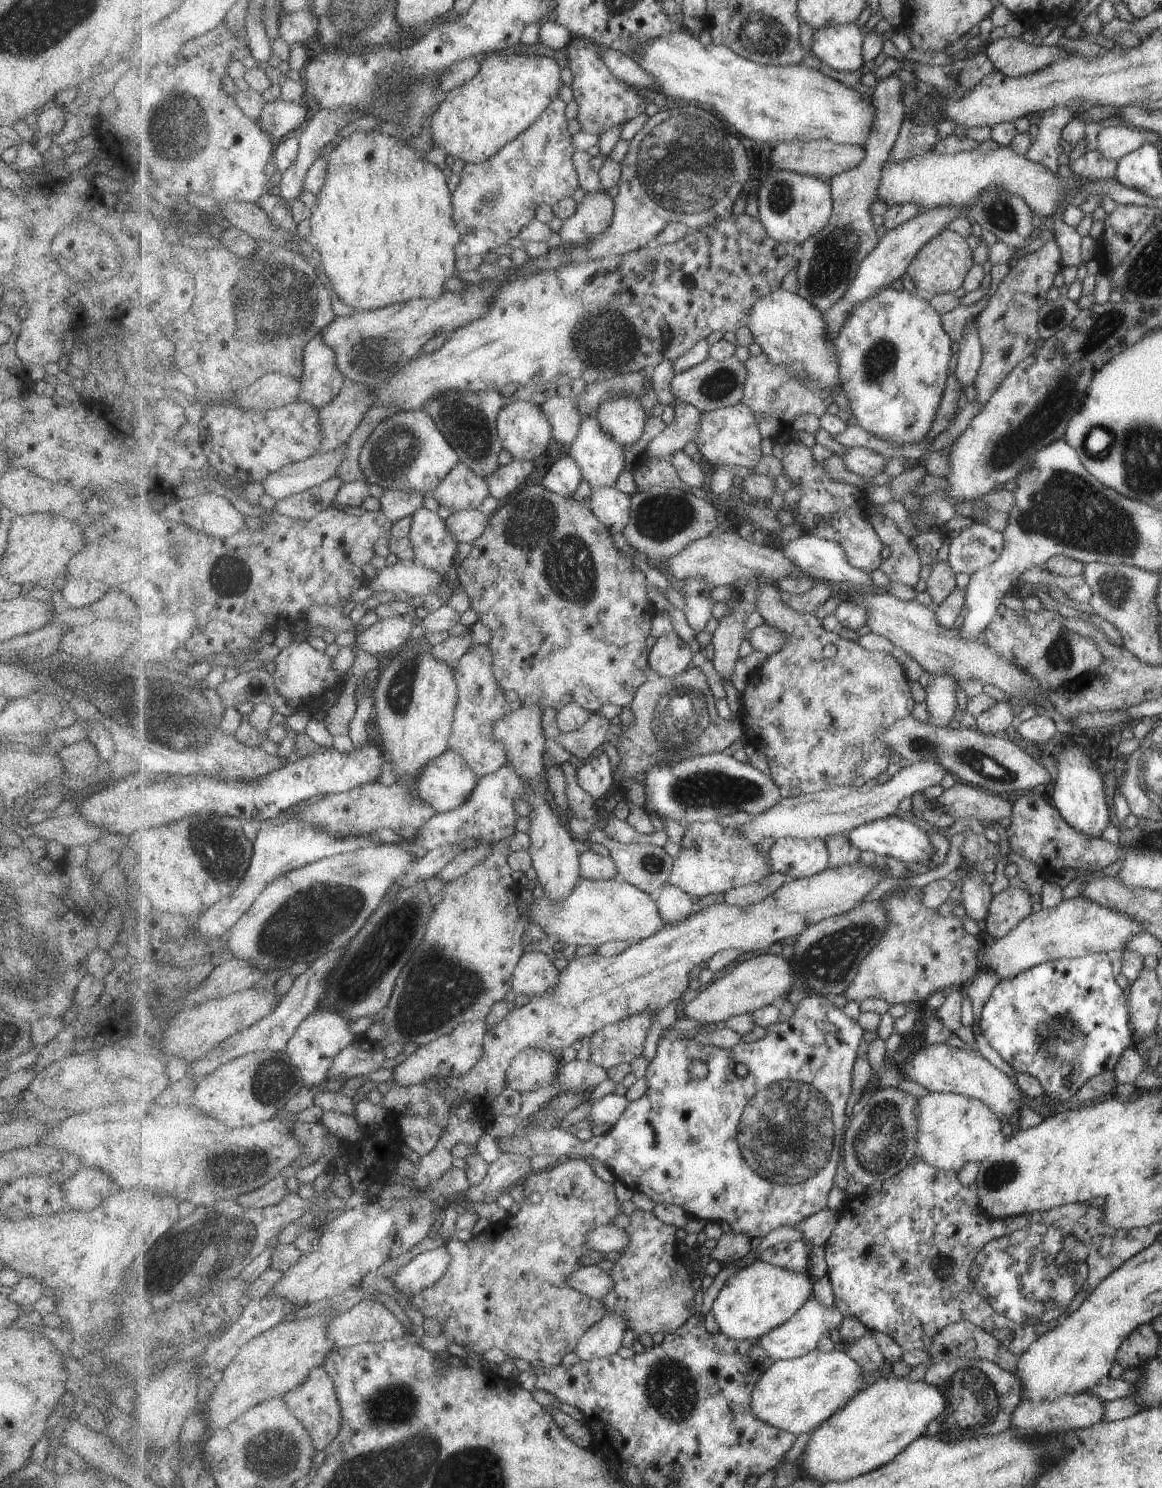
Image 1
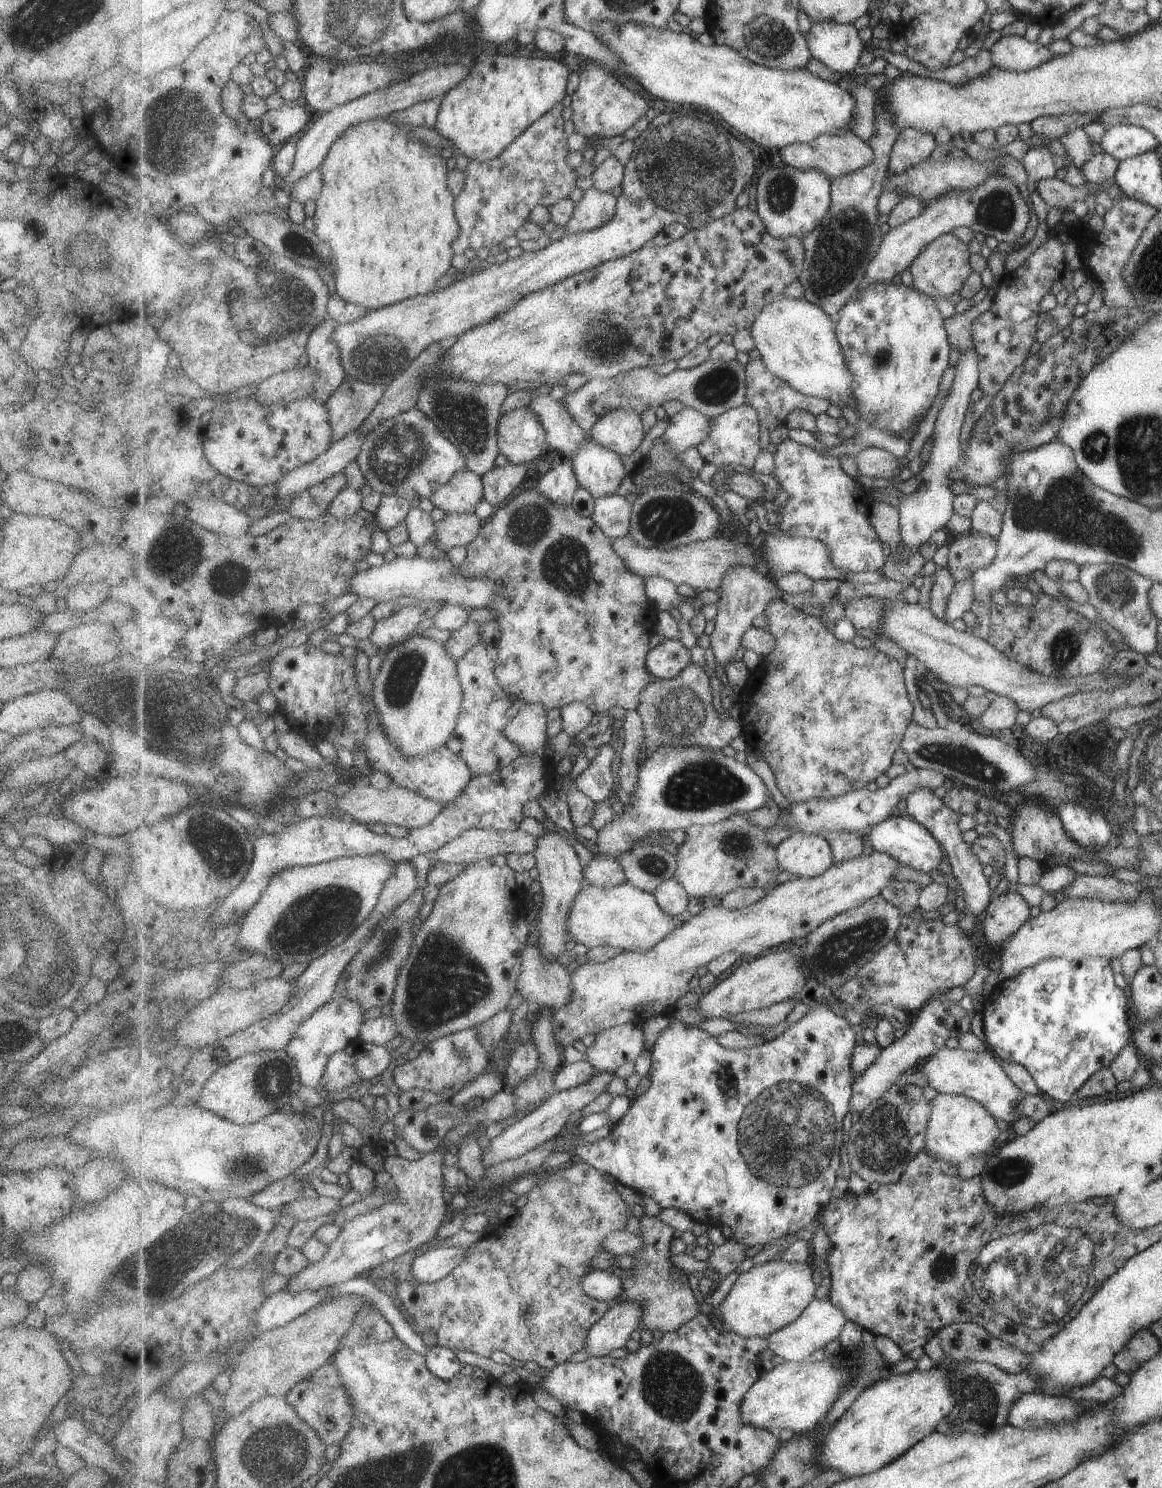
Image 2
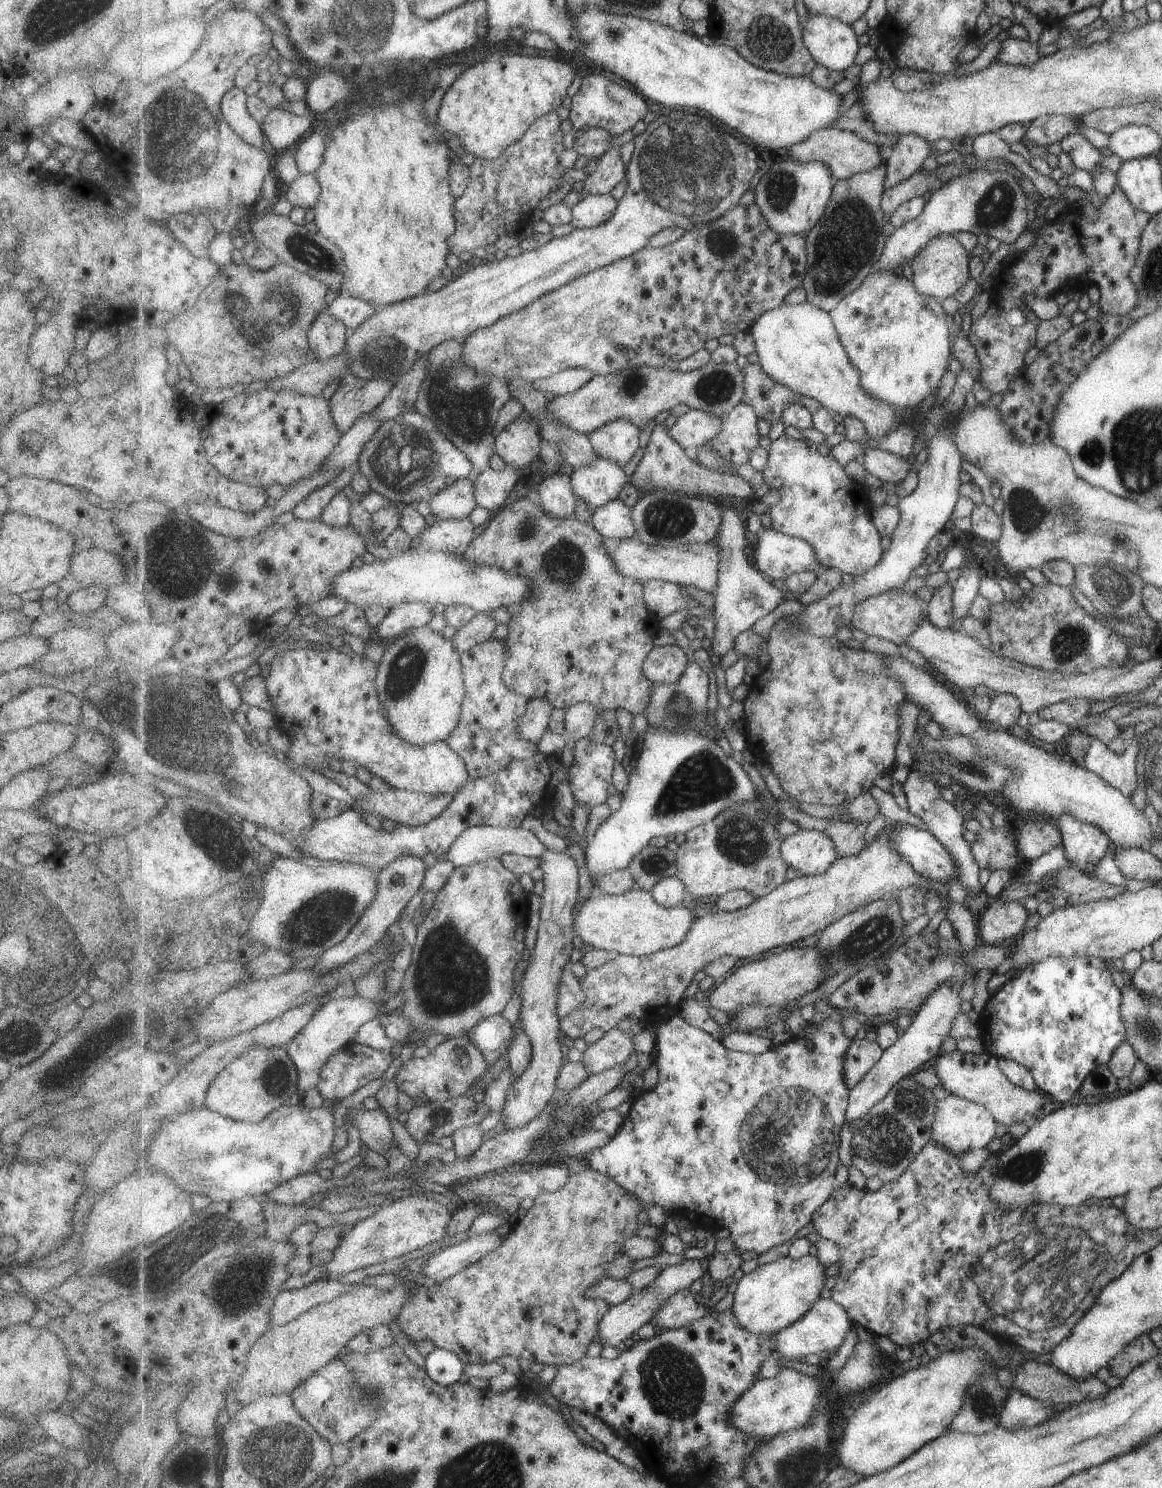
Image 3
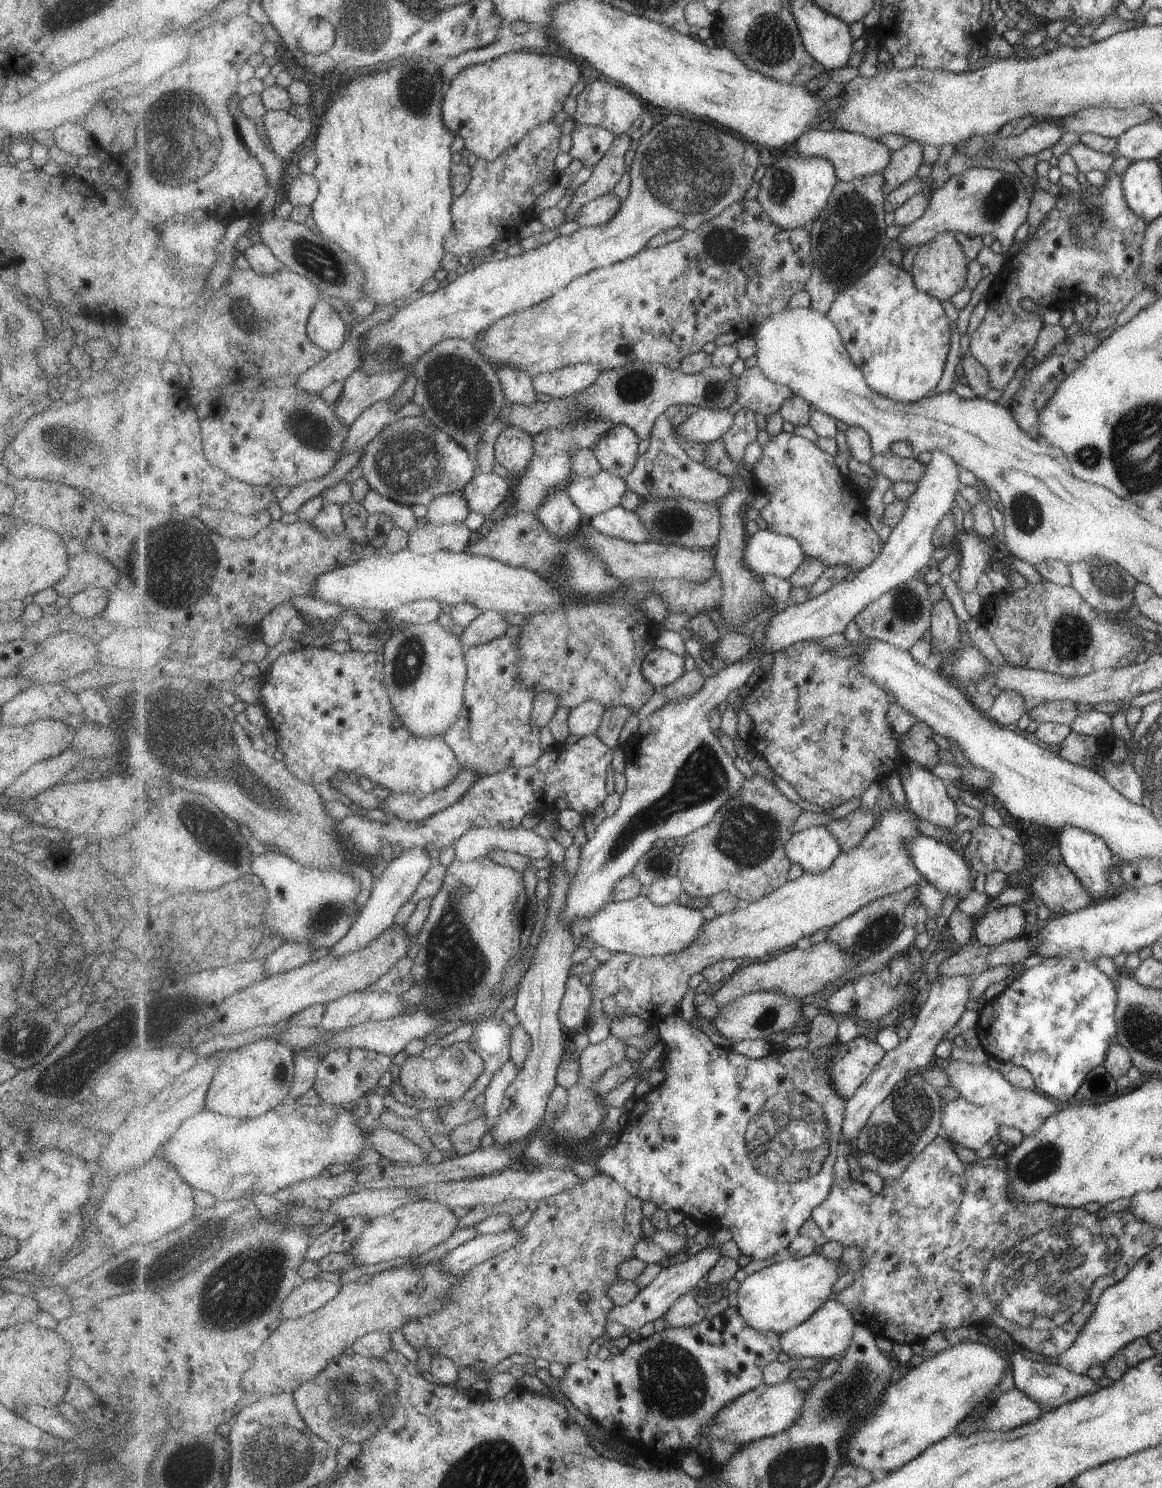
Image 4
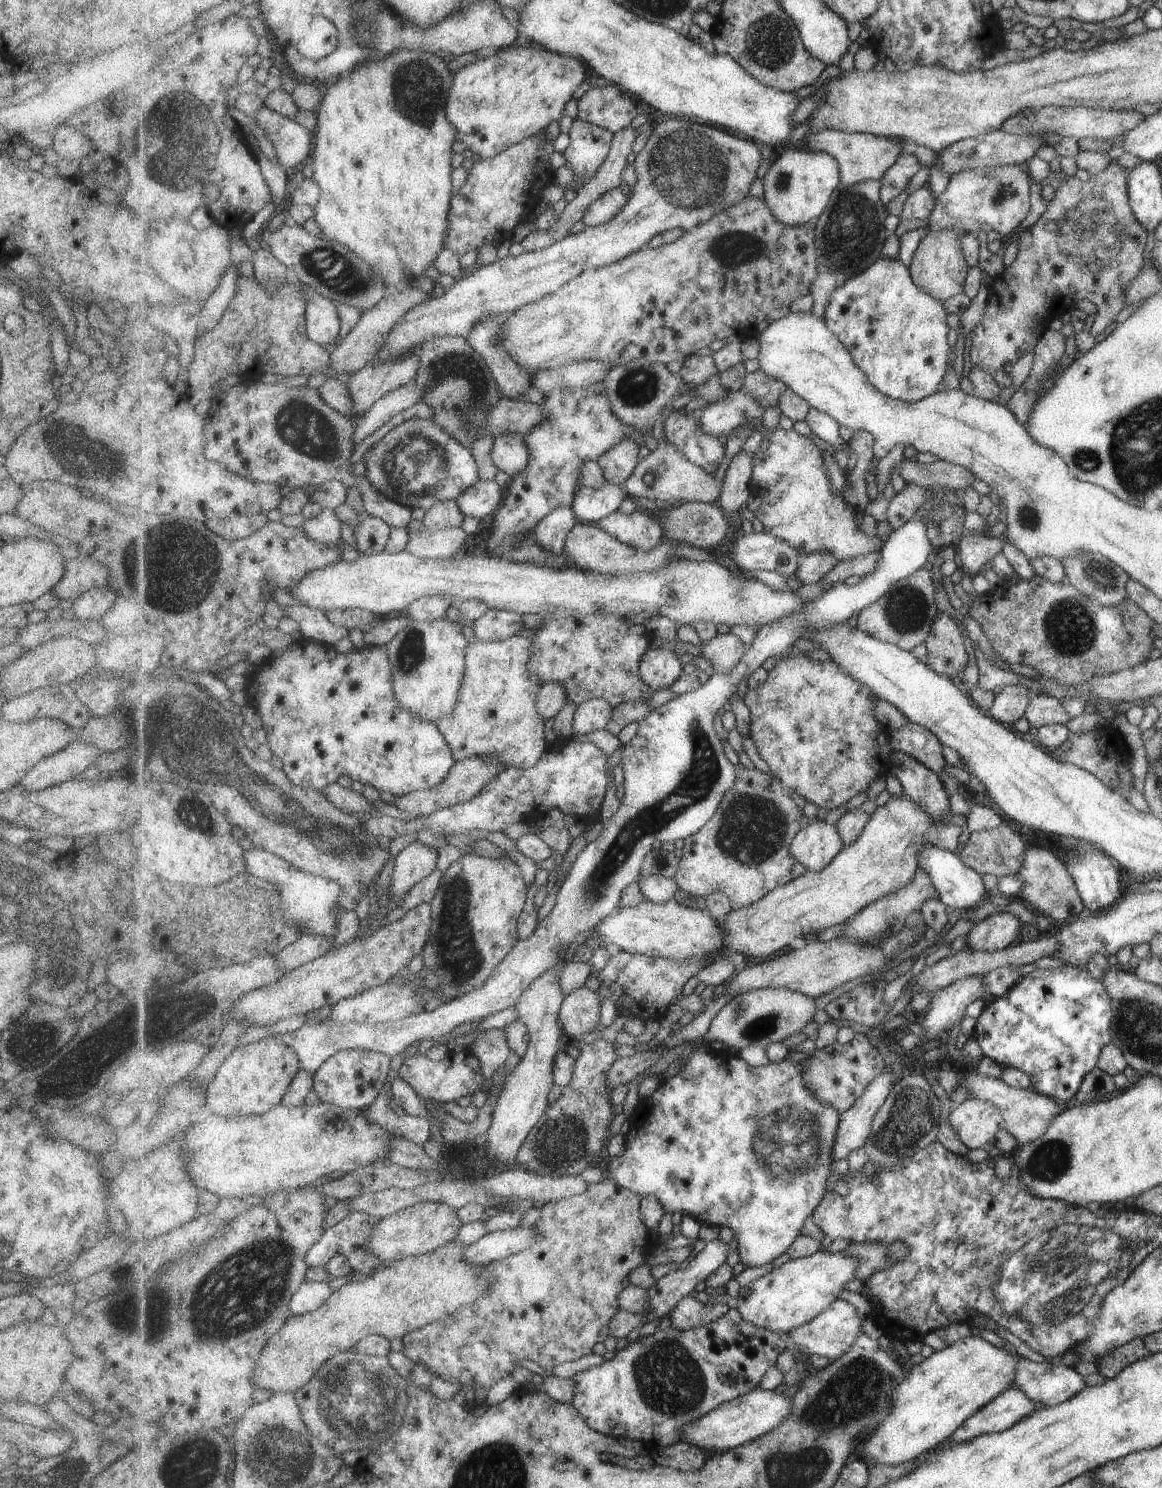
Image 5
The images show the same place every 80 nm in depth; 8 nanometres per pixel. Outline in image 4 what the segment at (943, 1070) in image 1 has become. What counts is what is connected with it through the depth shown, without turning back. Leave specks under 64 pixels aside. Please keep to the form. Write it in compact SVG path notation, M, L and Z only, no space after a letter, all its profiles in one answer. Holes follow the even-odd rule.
M952 1060L944 1072L947 1075L949 1086L956 1089L961 1097L973 1104L983 1105L990 1109L998 1126L1015 1128L1021 1132L1023 1138L1035 1135L1044 1120L1061 1108L1059 1102L1053 1102L1053 1098L1045 1096L1044 1093L1011 1086L999 1074L999 1071L987 1068L986 1062L976 1066Z

